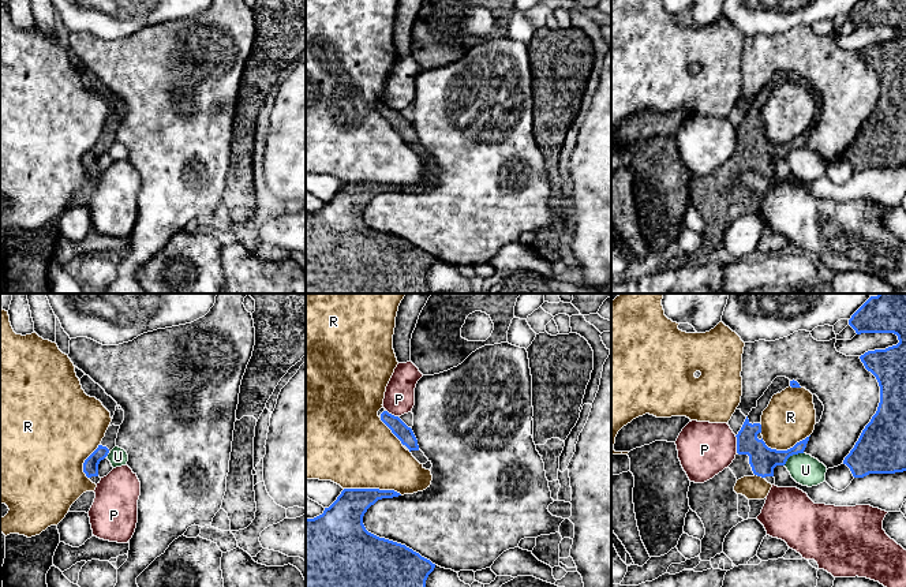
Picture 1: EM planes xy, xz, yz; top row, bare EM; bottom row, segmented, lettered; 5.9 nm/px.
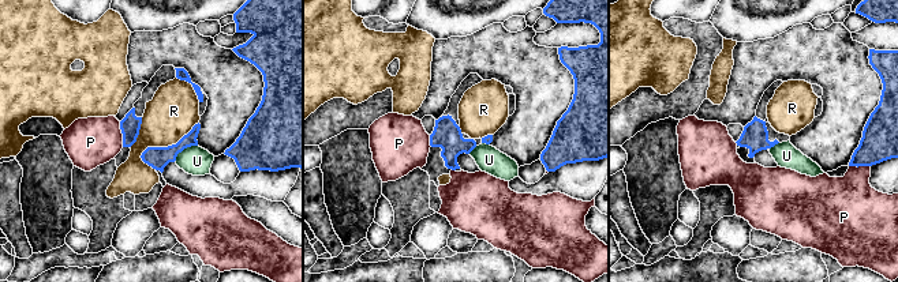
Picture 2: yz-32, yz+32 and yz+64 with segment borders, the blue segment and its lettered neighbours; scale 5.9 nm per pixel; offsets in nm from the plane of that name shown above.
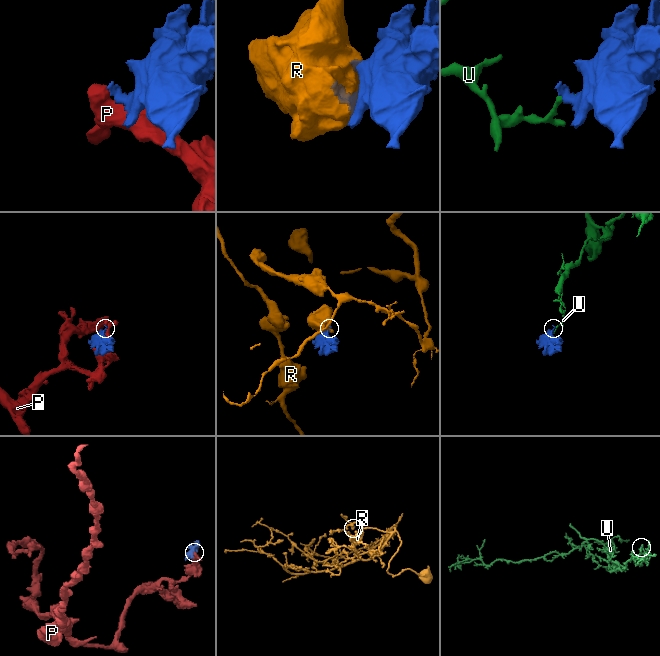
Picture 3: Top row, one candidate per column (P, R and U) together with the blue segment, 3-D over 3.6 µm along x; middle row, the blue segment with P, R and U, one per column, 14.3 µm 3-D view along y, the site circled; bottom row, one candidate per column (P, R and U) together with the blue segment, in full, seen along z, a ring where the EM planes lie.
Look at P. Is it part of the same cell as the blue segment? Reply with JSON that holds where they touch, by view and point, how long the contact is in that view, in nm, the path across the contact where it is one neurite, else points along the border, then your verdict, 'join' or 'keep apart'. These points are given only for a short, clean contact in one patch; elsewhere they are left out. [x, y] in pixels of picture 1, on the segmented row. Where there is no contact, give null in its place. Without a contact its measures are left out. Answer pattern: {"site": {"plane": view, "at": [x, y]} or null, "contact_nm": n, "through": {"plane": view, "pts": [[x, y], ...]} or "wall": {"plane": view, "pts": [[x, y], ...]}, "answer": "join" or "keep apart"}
{"site": {"plane": "yz", "at": [737, 444]}, "contact_nm": 110, "answer": "keep apart"}

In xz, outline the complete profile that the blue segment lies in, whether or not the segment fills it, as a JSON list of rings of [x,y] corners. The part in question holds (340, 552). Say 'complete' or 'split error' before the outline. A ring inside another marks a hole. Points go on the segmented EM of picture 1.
complete; [[[344,489],[322,515],[306,519],[306,587],[426,587],[435,564],[405,545],[368,532],[363,524],[371,505],[398,496],[394,490]]]

